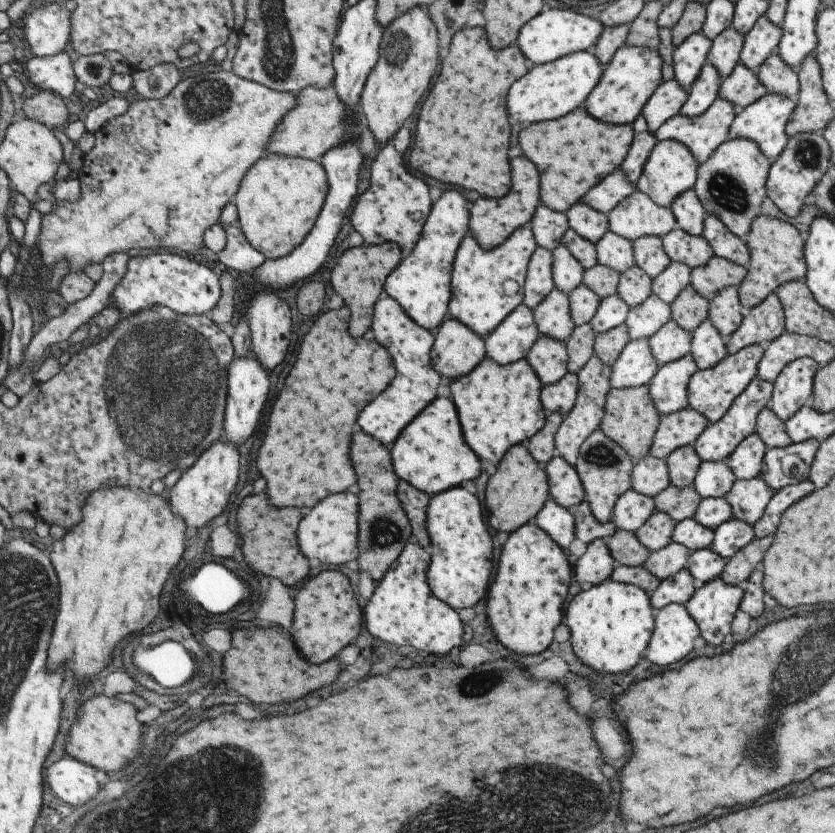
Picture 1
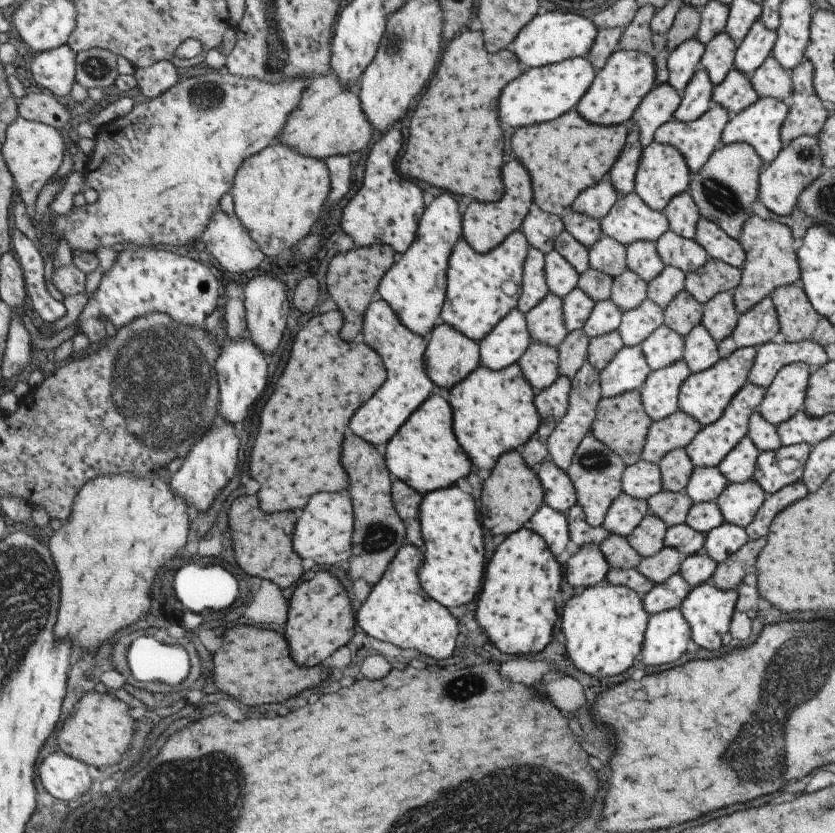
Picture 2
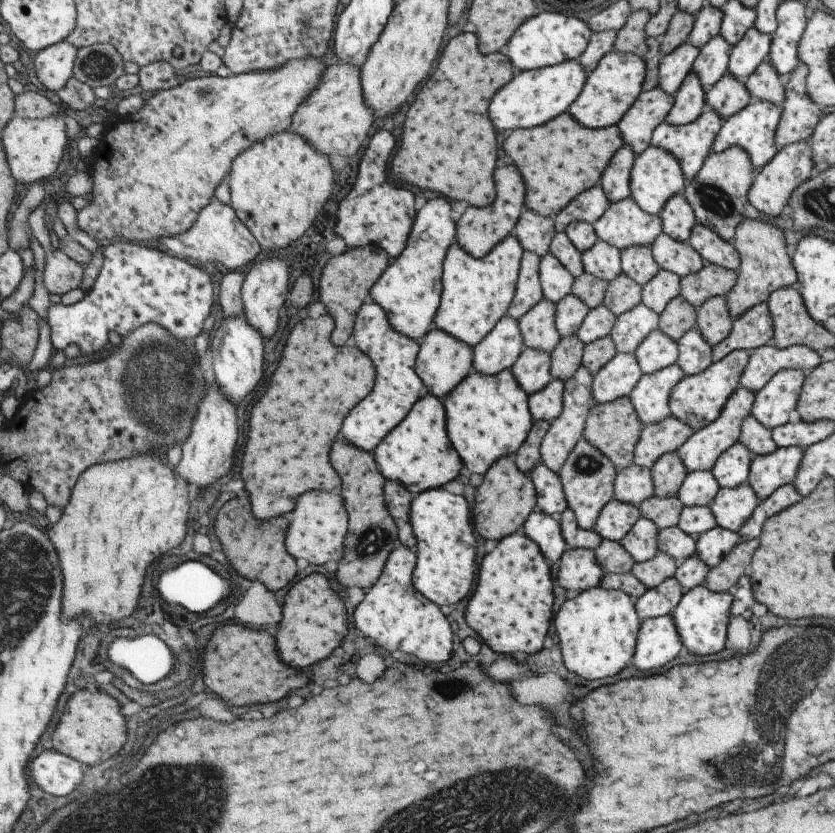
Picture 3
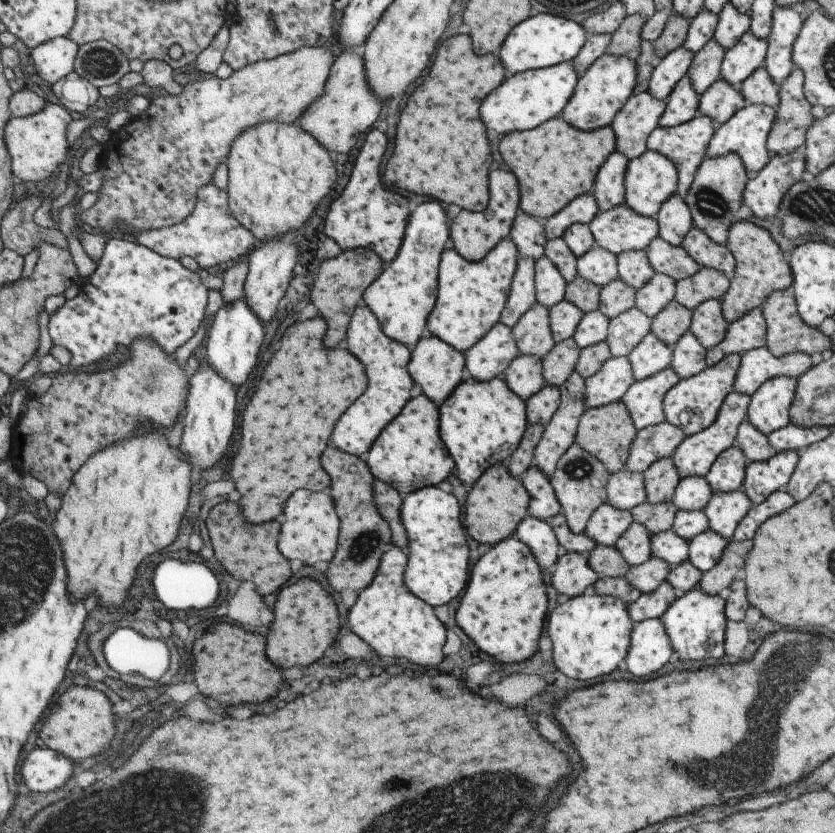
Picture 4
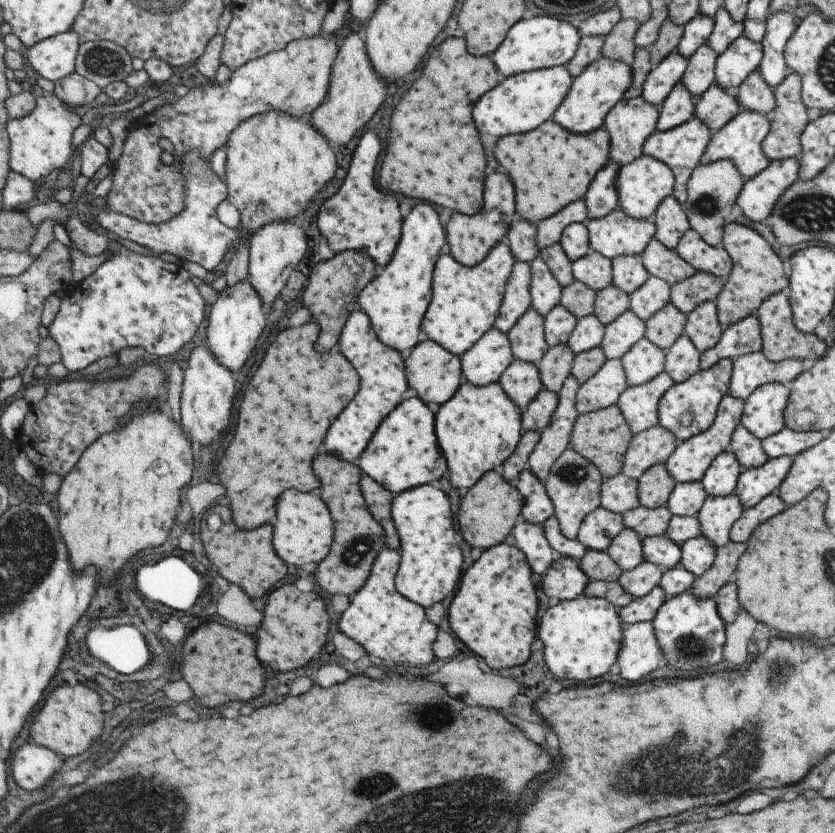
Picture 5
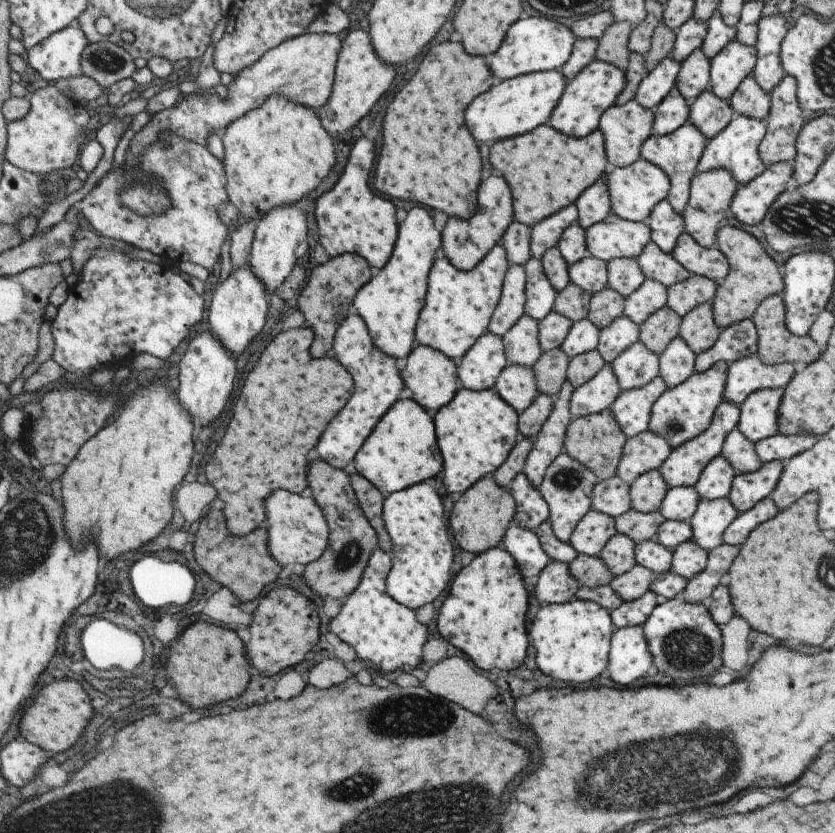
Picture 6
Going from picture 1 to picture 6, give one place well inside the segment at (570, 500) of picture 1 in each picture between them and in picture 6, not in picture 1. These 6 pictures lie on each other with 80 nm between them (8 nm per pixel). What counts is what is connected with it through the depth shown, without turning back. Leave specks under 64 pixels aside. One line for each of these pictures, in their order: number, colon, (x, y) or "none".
2: (559, 494)
3: (550, 500)
4: (542, 504)
5: (537, 507)
6: (531, 509)

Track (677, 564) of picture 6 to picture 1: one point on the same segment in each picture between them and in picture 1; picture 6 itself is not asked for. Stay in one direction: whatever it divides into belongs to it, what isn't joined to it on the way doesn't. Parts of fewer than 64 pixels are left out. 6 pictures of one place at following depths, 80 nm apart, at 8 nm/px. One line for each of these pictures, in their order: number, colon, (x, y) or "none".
1: (730, 536)
2: (723, 540)
3: (711, 546)
4: (704, 550)
5: (696, 554)

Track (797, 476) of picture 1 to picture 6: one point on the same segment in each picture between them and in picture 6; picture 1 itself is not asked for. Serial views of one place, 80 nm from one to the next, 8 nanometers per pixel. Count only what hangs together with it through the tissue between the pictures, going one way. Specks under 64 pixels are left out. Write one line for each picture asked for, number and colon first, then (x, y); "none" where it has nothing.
2: (775, 469)
3: (767, 473)
4: (760, 478)
5: (753, 483)
6: (746, 489)

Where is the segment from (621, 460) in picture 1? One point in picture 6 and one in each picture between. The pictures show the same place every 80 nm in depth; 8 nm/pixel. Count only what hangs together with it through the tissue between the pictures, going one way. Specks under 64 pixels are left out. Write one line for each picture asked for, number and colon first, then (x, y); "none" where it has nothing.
2: (595, 471)
3: (587, 477)
4: (579, 480)
5: (573, 484)
6: (566, 487)

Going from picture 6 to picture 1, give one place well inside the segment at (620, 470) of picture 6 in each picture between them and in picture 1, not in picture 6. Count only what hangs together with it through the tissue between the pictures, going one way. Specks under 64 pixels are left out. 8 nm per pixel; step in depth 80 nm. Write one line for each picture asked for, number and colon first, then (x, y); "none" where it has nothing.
1: (679, 428)
2: (675, 431)
3: (655, 439)
4: (654, 442)
5: (652, 446)

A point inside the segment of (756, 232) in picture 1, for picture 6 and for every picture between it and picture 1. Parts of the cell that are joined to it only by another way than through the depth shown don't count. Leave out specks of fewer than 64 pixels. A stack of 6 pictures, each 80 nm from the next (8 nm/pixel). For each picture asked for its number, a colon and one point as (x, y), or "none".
2: (770, 262)
3: (765, 266)
4: (760, 268)
5: (756, 273)
6: (752, 275)

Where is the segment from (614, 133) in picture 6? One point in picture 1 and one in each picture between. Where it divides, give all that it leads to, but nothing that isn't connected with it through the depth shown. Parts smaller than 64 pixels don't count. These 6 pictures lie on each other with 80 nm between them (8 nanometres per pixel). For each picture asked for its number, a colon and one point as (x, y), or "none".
1: (665, 102)
2: (658, 105)
3: (650, 107)
4: (639, 115)
5: (629, 122)

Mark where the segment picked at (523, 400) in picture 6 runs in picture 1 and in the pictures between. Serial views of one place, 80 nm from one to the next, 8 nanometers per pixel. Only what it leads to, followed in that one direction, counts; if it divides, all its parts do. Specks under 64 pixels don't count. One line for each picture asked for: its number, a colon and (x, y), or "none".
1: (547, 357)
2: (539, 363)
3: (531, 369)
4: (523, 376)
5: (520, 381)

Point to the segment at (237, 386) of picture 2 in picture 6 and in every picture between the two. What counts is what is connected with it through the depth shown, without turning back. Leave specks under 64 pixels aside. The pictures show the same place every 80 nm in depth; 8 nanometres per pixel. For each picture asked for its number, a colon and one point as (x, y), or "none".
3: (238, 350)
4: (236, 335)
5: (237, 320)
6: (238, 311)

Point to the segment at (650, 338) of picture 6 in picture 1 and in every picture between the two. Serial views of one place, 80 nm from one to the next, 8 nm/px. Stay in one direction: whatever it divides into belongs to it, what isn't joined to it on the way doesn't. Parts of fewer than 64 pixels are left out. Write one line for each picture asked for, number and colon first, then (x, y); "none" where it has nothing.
1: (688, 309)
2: (682, 313)
3: (678, 316)
4: (672, 320)
5: (664, 327)

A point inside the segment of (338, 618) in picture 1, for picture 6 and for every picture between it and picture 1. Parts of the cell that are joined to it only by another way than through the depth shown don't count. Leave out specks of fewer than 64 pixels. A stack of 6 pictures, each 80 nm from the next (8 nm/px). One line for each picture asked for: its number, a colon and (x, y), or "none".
2: (320, 619)
3: (313, 623)
4: (306, 623)
5: (295, 627)
6: (285, 628)

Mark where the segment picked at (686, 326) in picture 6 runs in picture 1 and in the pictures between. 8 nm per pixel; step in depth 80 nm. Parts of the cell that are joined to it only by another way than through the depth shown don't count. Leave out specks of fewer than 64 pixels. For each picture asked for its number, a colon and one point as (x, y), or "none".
1: (725, 312)
2: (719, 316)
3: (713, 321)
4: (706, 323)
5: (702, 327)

